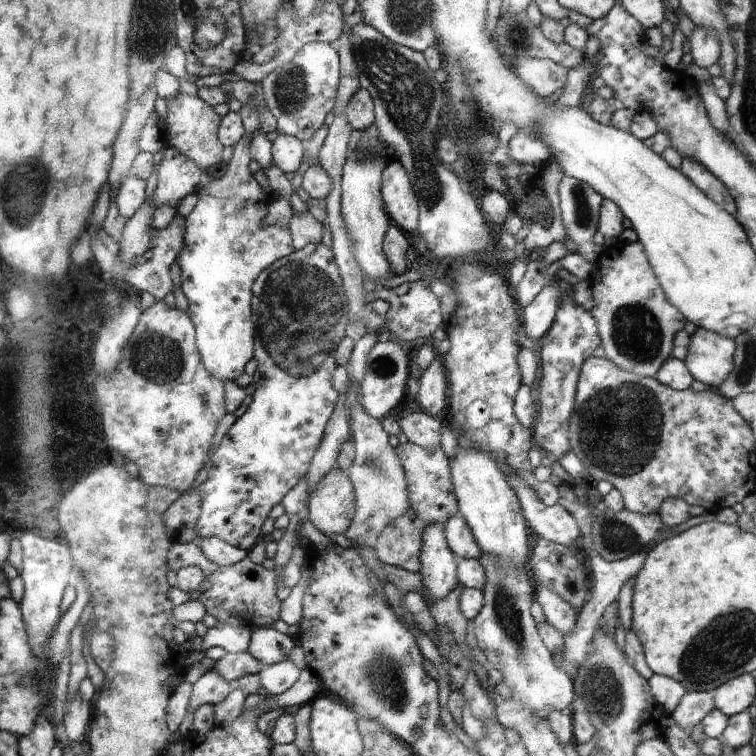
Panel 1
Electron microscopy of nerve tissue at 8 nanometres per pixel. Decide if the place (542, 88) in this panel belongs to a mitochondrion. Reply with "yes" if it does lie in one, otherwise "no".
no

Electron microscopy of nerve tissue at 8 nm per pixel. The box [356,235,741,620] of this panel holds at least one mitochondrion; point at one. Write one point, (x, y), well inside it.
(617, 430)

